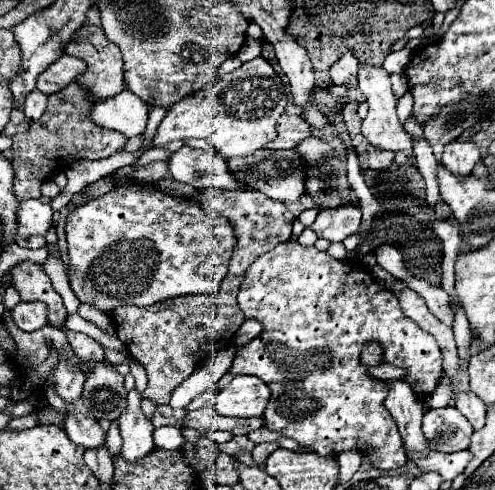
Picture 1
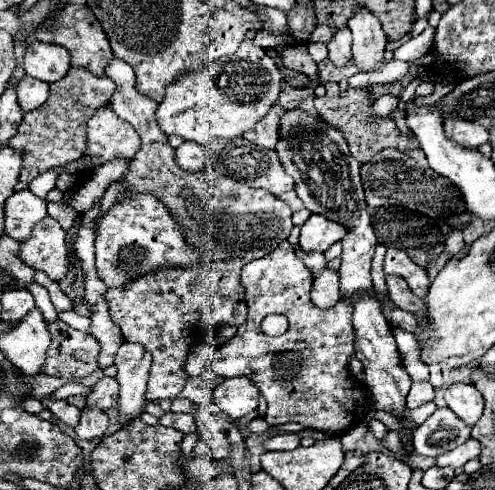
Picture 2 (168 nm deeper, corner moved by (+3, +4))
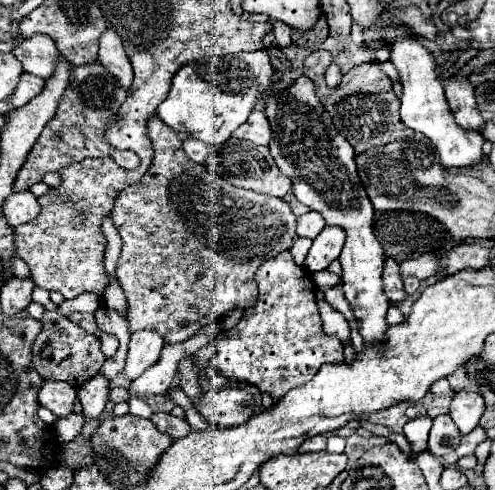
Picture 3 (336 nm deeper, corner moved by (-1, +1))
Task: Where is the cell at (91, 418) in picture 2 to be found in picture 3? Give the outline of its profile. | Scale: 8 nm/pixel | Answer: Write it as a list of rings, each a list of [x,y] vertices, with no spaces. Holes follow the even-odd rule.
[[[96,374],[92,380],[88,380],[80,390],[78,390],[78,398],[82,402],[82,414],[86,420],[96,420],[100,418],[100,414],[106,408],[108,402],[108,380],[100,374]]]

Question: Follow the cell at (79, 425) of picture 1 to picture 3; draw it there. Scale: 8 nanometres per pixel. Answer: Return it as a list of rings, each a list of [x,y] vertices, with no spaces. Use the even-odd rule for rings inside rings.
[[[44,380],[38,394],[40,406],[52,410],[58,418],[68,418],[72,414],[74,400],[76,400],[76,388],[64,382]]]

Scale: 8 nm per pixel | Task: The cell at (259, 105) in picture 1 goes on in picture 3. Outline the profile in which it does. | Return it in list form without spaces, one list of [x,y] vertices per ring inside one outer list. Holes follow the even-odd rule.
[[[268,50],[198,60],[176,72],[172,88],[166,100],[156,108],[156,114],[174,132],[178,132],[180,126],[180,132],[186,132],[190,138],[204,140],[210,146],[224,144],[232,132],[248,120],[256,102],[270,90],[272,76],[274,68]]]

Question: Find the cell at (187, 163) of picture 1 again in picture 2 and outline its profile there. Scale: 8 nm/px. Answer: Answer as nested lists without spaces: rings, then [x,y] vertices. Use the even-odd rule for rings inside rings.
[[[184,141],[178,149],[176,149],[176,161],[182,169],[186,171],[198,171],[202,169],[198,163],[198,155],[196,155],[196,143],[194,141]]]

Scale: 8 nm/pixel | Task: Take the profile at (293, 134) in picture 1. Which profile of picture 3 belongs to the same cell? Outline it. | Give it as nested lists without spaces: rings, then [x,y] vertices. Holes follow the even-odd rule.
[[[254,110],[252,116],[232,136],[234,138],[240,138],[240,140],[254,142],[254,144],[268,146],[270,140],[272,140],[272,130],[270,130],[270,124],[268,124],[266,114],[260,112],[260,110]]]

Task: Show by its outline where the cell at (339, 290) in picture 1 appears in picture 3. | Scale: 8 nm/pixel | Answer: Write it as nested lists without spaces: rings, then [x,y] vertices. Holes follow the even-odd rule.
[[[288,250],[264,262],[256,270],[254,280],[258,282],[258,288],[260,288],[258,304],[248,308],[248,312],[244,312],[242,320],[232,330],[218,336],[218,350],[214,358],[208,361],[206,373],[210,377],[220,374],[226,378],[234,378],[238,382],[250,382],[260,392],[270,394],[274,404],[278,404],[280,398],[284,398],[288,390],[310,382],[324,362],[340,364],[344,360],[344,352],[342,352],[342,342],[338,338],[324,336],[322,318],[316,306],[316,288],[314,288],[312,276],[304,266],[298,266],[292,260],[292,254]]]

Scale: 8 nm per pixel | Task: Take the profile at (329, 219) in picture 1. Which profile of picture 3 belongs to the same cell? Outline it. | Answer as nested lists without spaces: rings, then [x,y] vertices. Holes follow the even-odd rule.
[[[326,226],[312,242],[312,248],[306,256],[304,266],[310,272],[318,272],[318,270],[326,270],[328,264],[332,260],[336,260],[340,256],[340,250],[344,246],[344,238],[346,232],[338,226]]]

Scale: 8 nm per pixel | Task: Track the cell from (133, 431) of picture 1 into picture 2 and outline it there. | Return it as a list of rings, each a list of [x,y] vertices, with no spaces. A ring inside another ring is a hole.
[[[124,341],[114,359],[118,367],[116,381],[120,383],[120,425],[130,419],[136,419],[144,409],[144,391],[152,365],[152,355],[144,349],[144,345]]]

